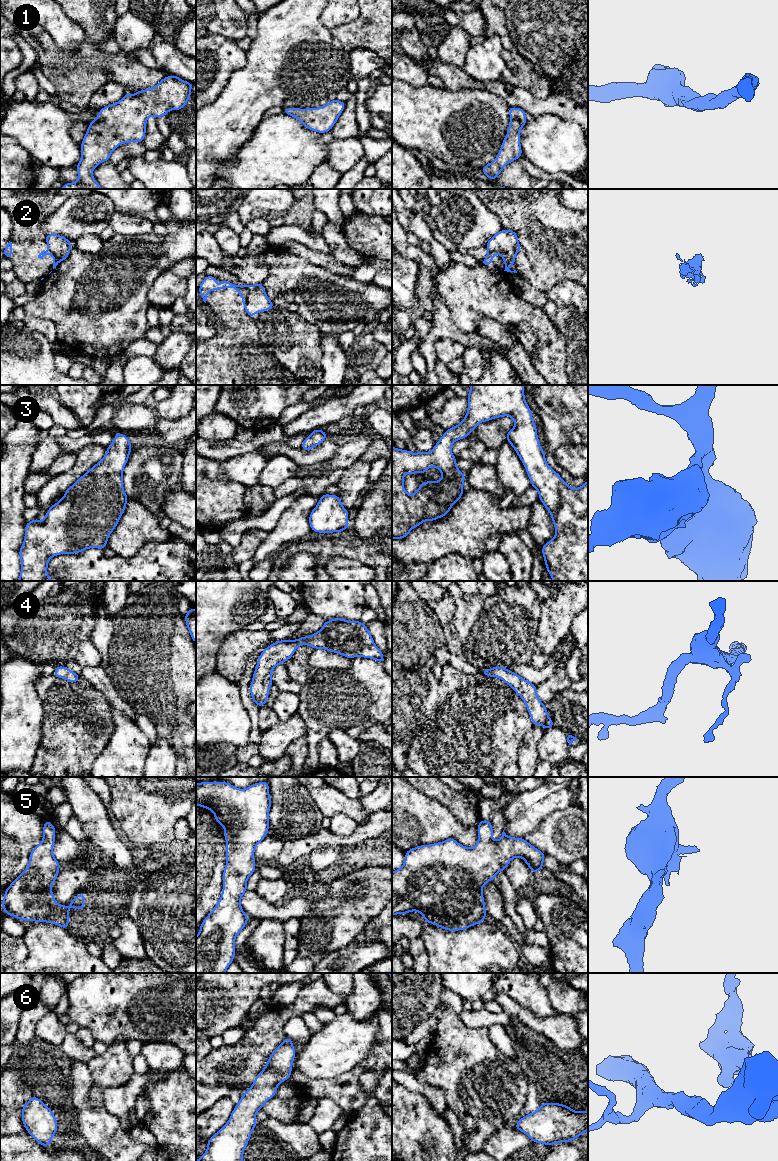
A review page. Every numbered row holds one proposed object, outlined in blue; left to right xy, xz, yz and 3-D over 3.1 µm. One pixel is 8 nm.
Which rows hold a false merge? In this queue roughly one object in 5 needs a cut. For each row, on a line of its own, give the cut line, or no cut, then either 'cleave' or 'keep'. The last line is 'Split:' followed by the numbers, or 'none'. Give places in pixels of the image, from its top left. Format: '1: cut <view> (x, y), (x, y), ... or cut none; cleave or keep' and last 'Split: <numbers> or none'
1: cut none; keep
2: cut xz (247, 285), (247, 299), (244, 305); cleave
3: cut none; keep
4: cut none; keep
5: cut none; keep
6: cut none; keep
Split: 2

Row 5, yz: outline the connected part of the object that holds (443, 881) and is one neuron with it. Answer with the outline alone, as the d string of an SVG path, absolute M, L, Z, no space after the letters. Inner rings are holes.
M480 820L477 831L478 841L473 848L465 847L454 838L449 838L439 843L419 845L406 851L402 867L392 872L392 915L407 915L411 911L417 911L424 917L425 922L447 931L465 930L485 921L487 912L482 888L490 880L495 880L498 872L505 871L512 859L522 858L535 874L543 869L546 855L528 843L525 838L510 837L503 830L501 838L495 841L492 838L493 828L489 820Z

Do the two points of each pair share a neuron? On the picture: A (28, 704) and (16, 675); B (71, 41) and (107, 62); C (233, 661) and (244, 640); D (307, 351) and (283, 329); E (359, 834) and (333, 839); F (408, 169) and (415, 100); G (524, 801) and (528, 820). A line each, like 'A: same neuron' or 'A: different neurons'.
A: same neuron
B: different neurons
C: same neuron
D: same neuron
E: same neuron
F: different neurons
G: different neurons

